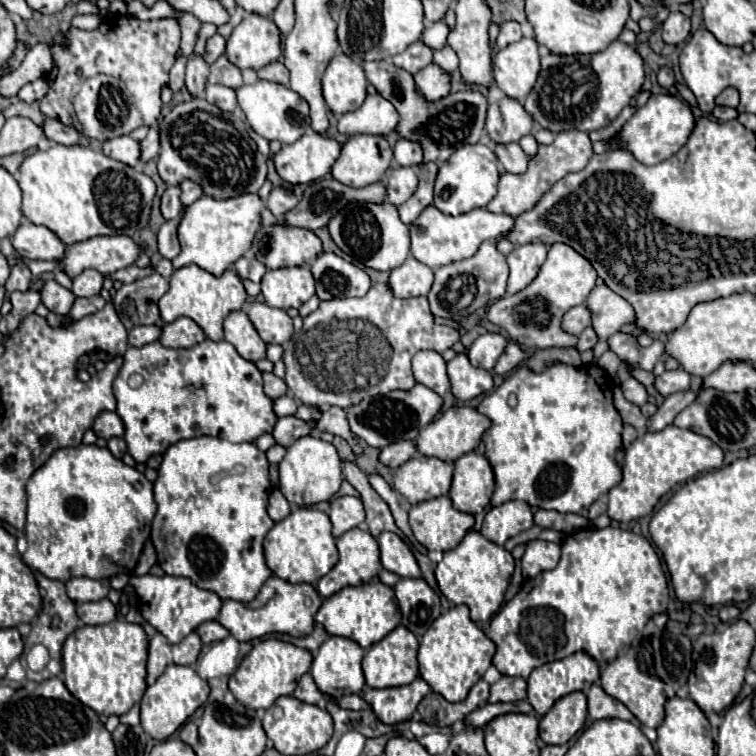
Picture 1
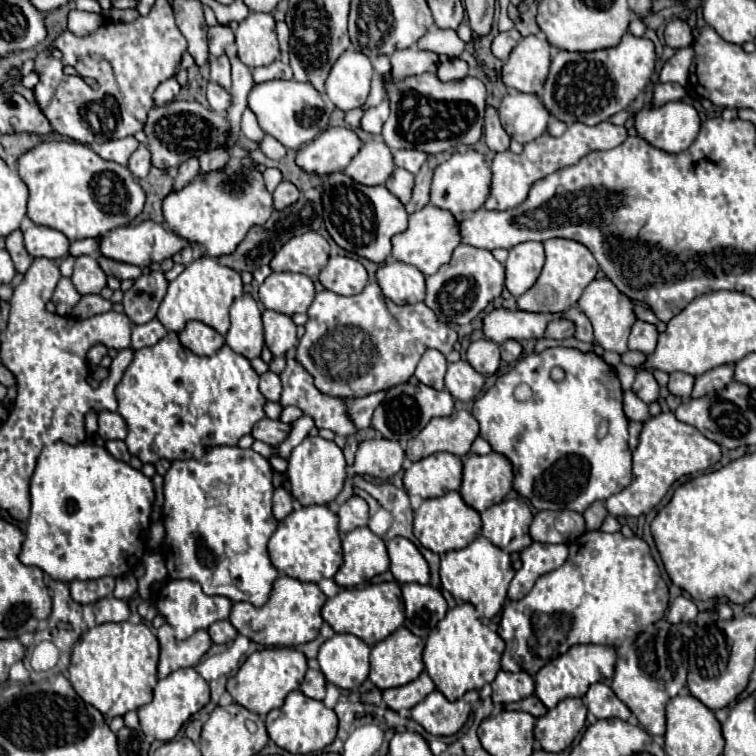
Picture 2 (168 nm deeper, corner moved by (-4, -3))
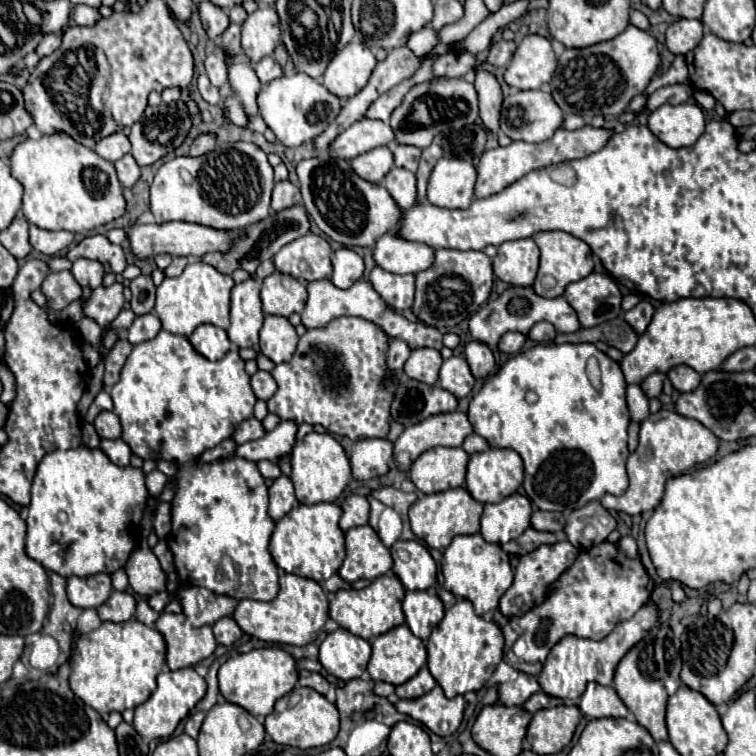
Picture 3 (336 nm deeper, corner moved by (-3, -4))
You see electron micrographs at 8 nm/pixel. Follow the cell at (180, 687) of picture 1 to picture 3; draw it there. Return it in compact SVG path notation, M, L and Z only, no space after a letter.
M185 667L185 669L177 669L177 671L165 669L163 673L157 675L157 689L153 691L153 695L145 703L135 707L133 725L135 725L137 733L147 741L167 739L175 731L179 721L185 719L189 715L189 711L197 705L197 701L205 695L205 691L207 691L207 683L193 667Z

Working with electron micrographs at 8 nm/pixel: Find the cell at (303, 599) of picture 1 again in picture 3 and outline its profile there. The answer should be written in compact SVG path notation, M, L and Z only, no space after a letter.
M293 573L281 575L281 591L273 601L263 603L253 599L241 599L233 613L233 619L237 619L237 625L247 635L267 643L299 645L299 647L313 643L317 639L317 633L323 629L327 617L329 617L329 601L321 585L313 579L299 577Z

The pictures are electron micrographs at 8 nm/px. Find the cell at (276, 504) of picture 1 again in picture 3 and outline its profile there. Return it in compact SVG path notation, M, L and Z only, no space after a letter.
M281 475L273 481L269 487L269 515L277 521L285 513L289 513L295 505L295 493L293 493L293 483L289 477Z

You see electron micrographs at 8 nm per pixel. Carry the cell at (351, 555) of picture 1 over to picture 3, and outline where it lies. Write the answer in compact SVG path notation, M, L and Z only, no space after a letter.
M369 525L349 529L345 533L345 543L347 557L339 569L339 575L347 583L357 579L375 579L391 571L391 553Z

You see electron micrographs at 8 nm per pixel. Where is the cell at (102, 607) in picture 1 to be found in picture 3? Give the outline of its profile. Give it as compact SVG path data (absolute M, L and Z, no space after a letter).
M113 591L109 599L97 609L103 621L129 621L135 613L135 597L127 591Z

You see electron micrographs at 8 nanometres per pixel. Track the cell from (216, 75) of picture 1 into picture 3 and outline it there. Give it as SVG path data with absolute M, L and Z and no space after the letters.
M209 53L205 59L205 71L207 71L207 75L215 87L219 87L219 89L225 87L227 75L225 75L225 61L221 59L221 55Z

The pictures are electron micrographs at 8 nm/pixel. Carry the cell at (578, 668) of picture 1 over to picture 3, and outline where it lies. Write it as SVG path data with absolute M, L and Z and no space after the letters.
M647 601L631 619L627 621L621 621L615 625L615 629L599 639L599 641L593 641L593 639L579 639L575 635L565 635L561 641L555 643L555 647L549 651L547 655L547 661L543 665L543 671L539 675L539 683L541 683L541 689L547 693L547 695L553 695L553 697L561 697L565 701L569 699L577 699L583 695L585 691L585 685L589 681L597 681L597 683L605 683L605 685L611 685L613 683L613 675L619 661L627 655L627 651L631 647L635 647L645 635L647 631L657 625L659 621L659 609L657 609L657 603L655 601Z

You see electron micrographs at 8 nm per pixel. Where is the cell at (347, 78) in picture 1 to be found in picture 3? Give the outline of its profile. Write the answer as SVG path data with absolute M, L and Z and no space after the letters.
M349 41L327 65L323 85L337 97L349 99L365 87L373 67L377 65L371 49L361 41Z

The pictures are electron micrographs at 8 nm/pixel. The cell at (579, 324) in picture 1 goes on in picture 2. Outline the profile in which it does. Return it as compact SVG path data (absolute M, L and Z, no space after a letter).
M566 318L552 320L552 322L548 322L548 328L546 328L546 336L548 336L548 338L554 338L554 340L572 338L574 332L576 332L574 322L570 322L570 320L566 320Z

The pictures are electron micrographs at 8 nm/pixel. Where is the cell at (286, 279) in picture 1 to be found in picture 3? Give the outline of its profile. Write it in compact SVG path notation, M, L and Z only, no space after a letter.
M275 271L263 279L261 285L261 303L265 315L283 315L301 313L307 303L307 289L291 275Z

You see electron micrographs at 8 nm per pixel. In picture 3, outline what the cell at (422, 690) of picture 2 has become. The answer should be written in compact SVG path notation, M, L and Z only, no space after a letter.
M423 665L415 677L405 681L403 685L397 685L395 693L399 699L417 699L417 697L425 695L427 691L431 691L435 685L437 685L437 681L431 677L427 665Z

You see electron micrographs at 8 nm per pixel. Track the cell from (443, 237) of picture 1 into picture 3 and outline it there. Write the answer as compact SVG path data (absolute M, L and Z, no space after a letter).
M381 235L373 245L373 259L377 267L389 273L417 273L433 265L433 249L423 243L405 243L393 235Z

